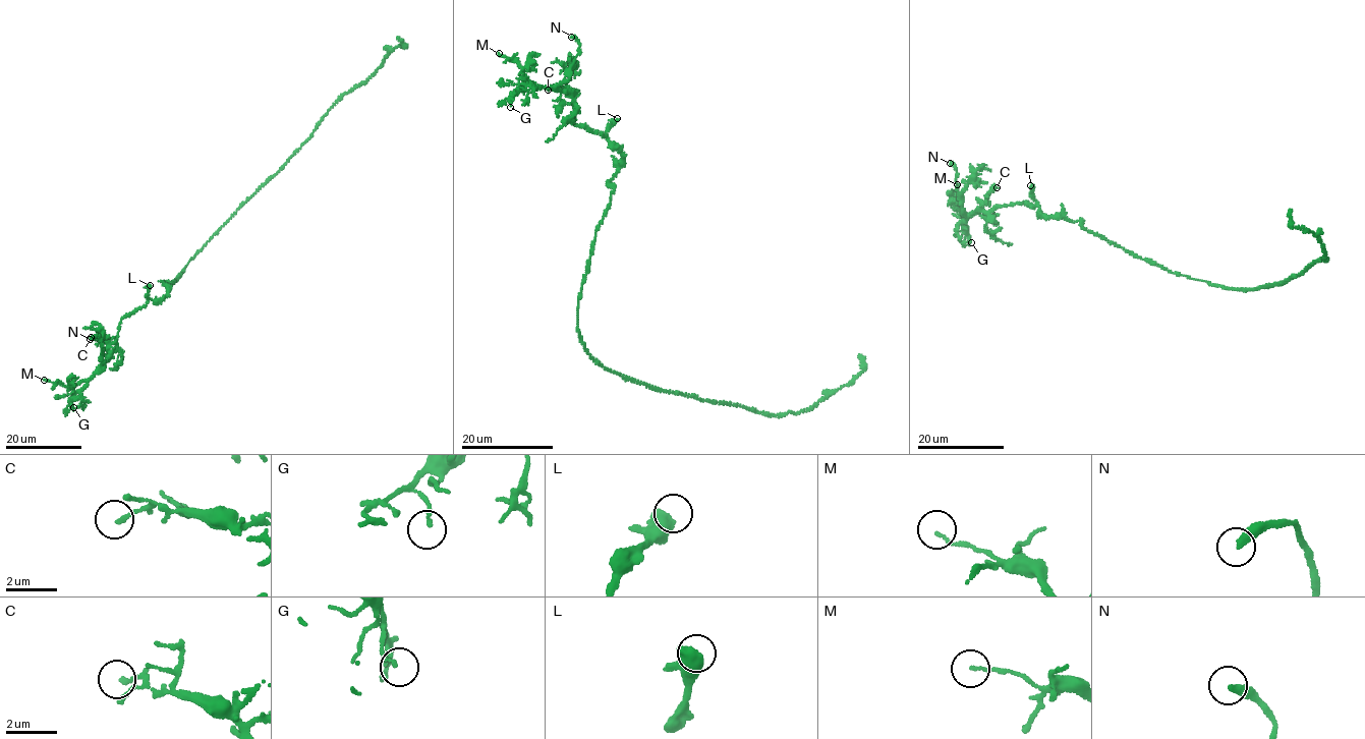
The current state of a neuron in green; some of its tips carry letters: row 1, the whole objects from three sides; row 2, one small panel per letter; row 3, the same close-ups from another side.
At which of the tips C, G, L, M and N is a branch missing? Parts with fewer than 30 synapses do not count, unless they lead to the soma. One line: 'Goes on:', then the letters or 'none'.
Goes on: N

